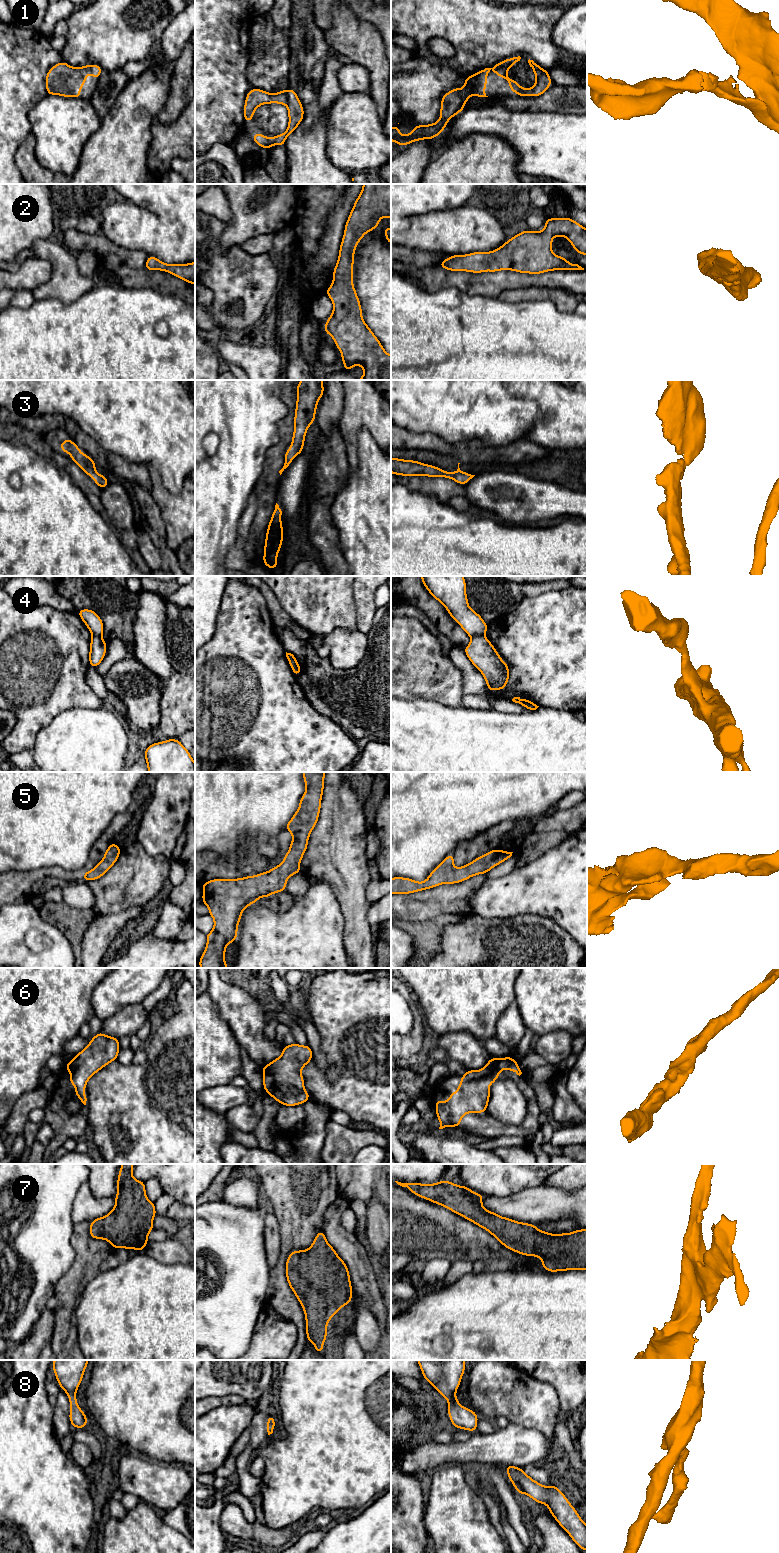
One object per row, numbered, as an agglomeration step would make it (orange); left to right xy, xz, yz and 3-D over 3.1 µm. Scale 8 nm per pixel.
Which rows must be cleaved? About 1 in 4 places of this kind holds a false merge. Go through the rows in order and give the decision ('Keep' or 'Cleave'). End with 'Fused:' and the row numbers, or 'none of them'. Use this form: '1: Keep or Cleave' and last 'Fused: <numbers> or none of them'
1: Keep
2: Keep
3: Keep
4: Cleave
5: Keep
6: Keep
7: Keep
8: Keep
Fused: 4

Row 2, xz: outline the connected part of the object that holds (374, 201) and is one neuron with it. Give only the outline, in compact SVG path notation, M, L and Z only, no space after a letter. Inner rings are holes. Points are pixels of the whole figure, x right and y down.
M363 184L345 224L340 244L338 261L333 269L333 281L326 294L333 302L333 311L324 326L341 352L344 370L349 371L355 365L363 368L364 374L357 380L391 380L391 355L383 348L378 338L362 317L362 308L353 286L354 253L359 241L367 232L377 228L382 217L391 219L391 184Z

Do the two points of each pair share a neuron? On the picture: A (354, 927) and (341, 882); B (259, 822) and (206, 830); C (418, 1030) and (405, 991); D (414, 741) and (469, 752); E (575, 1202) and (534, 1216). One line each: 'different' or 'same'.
A: same
B: same
C: same
D: same
E: same

